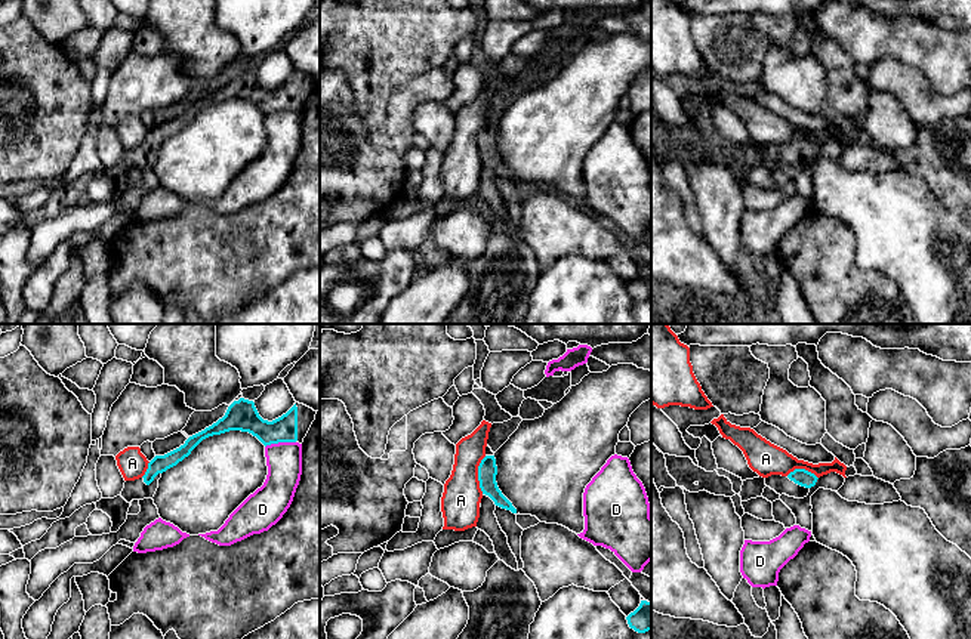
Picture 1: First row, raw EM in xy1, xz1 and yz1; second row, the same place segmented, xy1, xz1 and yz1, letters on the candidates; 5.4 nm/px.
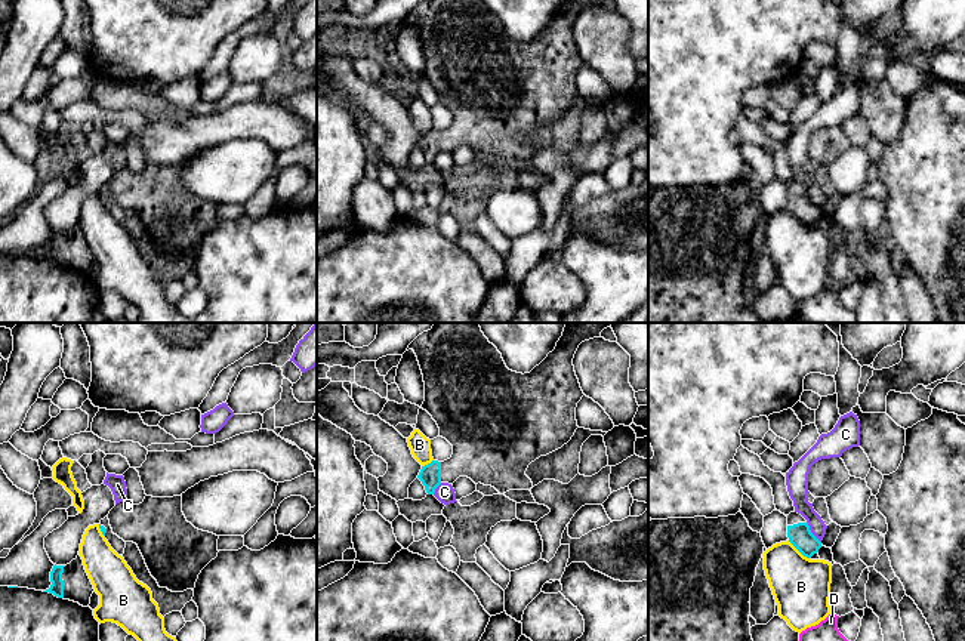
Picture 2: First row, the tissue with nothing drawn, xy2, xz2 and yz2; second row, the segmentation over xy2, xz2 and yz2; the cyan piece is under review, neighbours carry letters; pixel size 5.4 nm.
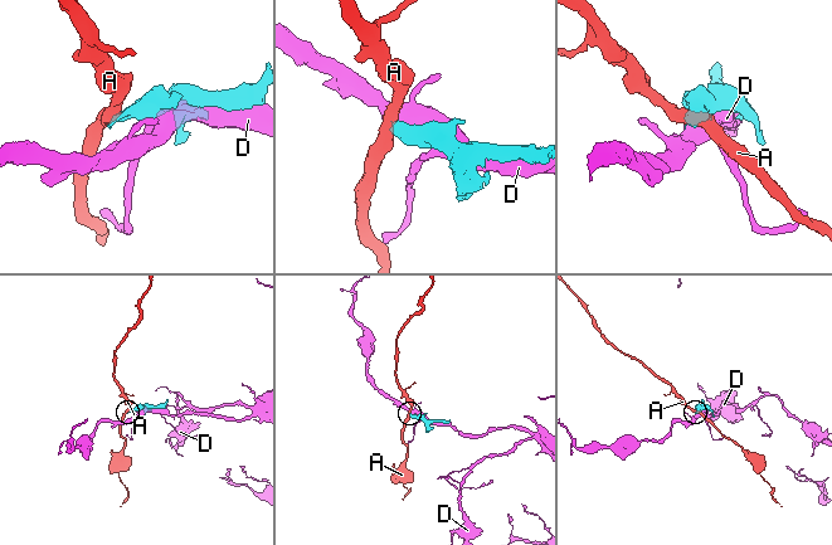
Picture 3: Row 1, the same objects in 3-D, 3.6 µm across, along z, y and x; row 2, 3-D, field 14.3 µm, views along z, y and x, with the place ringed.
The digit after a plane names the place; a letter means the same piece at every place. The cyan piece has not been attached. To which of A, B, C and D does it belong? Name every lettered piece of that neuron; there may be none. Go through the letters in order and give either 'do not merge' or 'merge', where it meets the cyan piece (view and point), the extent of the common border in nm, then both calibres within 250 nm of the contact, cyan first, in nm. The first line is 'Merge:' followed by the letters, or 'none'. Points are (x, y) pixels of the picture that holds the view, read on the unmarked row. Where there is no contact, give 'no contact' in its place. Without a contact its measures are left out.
Merge: none
A: do not merge | xz1 (478, 144) | 200 nm | 110/220 nm
B: do not merge | yz2 (798, 218) | 160 nm | 130/320 nm
C: do not merge | yz2 (810, 200) | 140 nm | 130/110 nm
D: do not merge | xy1 (280, 110) | 170 nm | 160/190 nm

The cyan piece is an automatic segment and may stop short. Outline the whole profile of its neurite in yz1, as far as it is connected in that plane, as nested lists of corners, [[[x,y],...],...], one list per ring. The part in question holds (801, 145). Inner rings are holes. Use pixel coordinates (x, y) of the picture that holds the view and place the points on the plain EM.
[[[795,138],[793,141],[787,143],[787,146],[793,149],[795,152],[805,155],[805,157],[814,155],[819,148],[814,142],[805,138]]]

